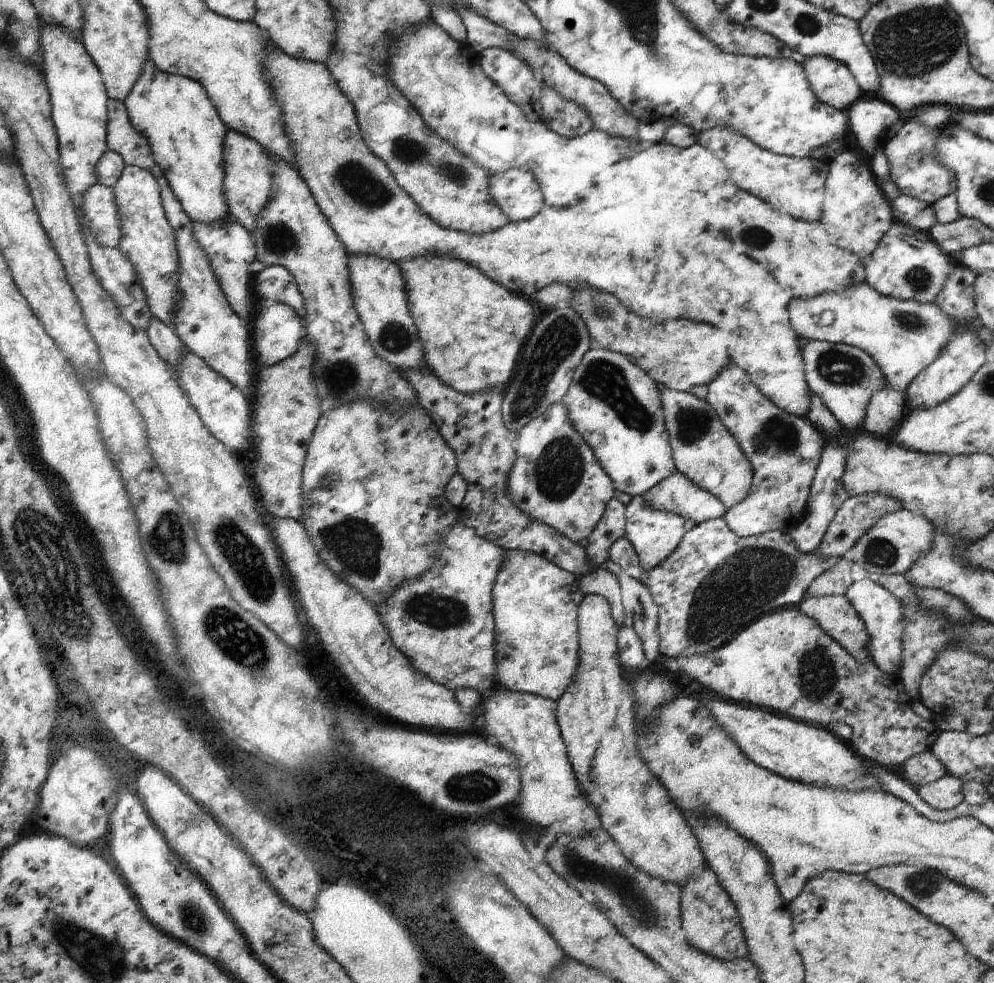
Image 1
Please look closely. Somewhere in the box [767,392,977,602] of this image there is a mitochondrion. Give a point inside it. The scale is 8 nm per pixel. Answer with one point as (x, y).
(881, 554)

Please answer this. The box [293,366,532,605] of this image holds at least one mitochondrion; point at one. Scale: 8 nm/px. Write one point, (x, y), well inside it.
(354, 543)

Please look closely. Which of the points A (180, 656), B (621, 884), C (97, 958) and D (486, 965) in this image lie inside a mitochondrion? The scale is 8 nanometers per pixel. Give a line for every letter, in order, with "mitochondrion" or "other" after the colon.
A: other
B: mitochondrion
C: mitochondrion
D: other

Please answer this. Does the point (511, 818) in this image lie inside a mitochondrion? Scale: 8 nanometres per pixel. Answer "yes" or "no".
no

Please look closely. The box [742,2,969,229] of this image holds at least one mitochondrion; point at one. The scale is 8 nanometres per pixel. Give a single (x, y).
(912, 43)

